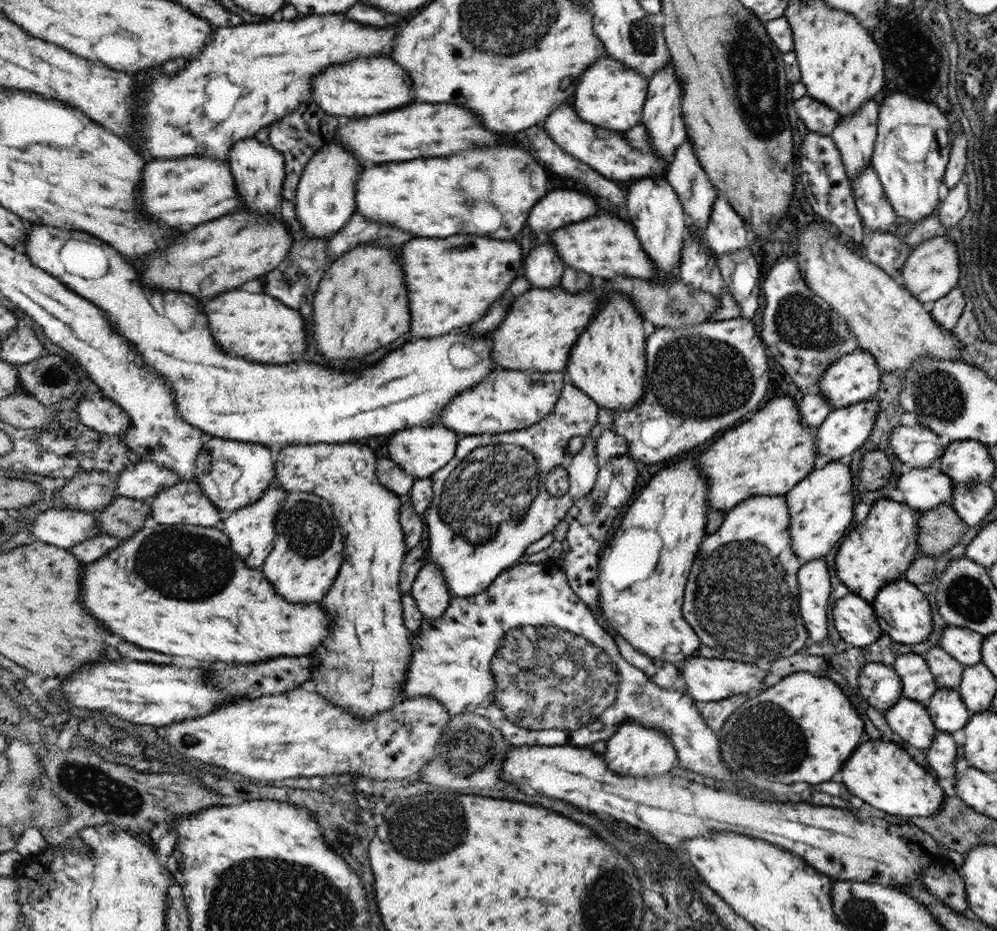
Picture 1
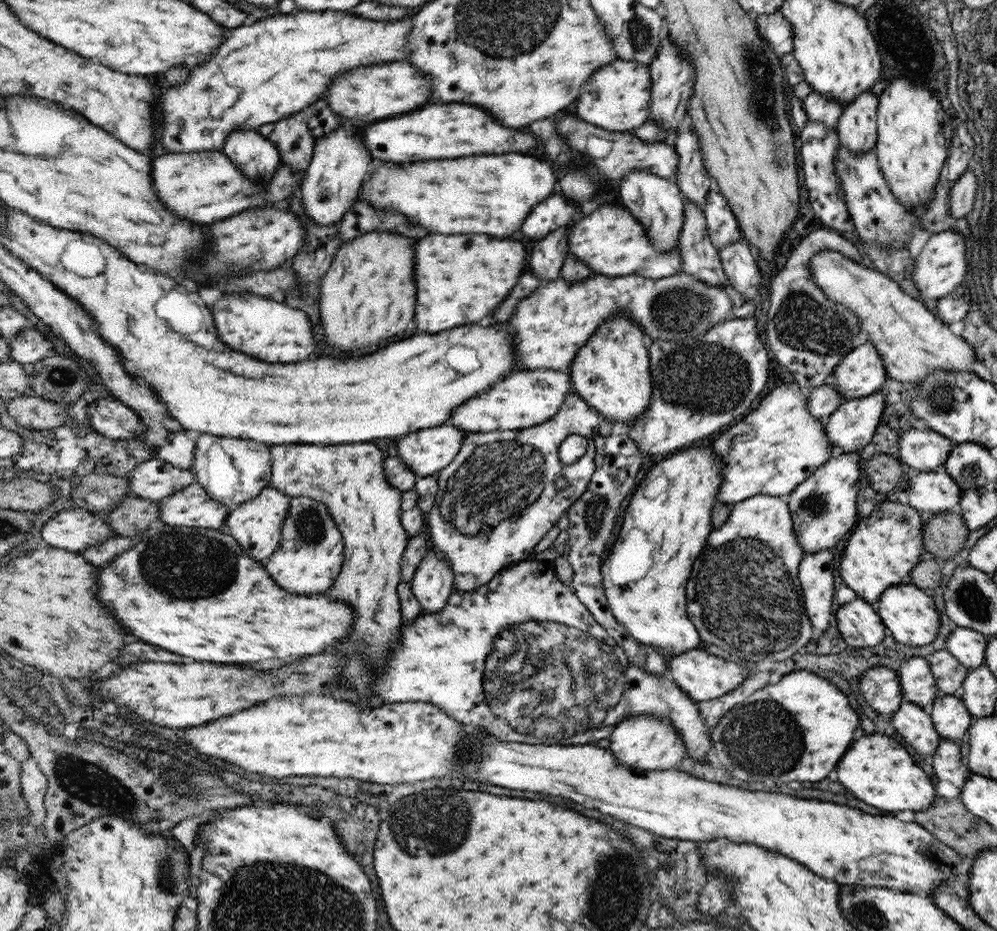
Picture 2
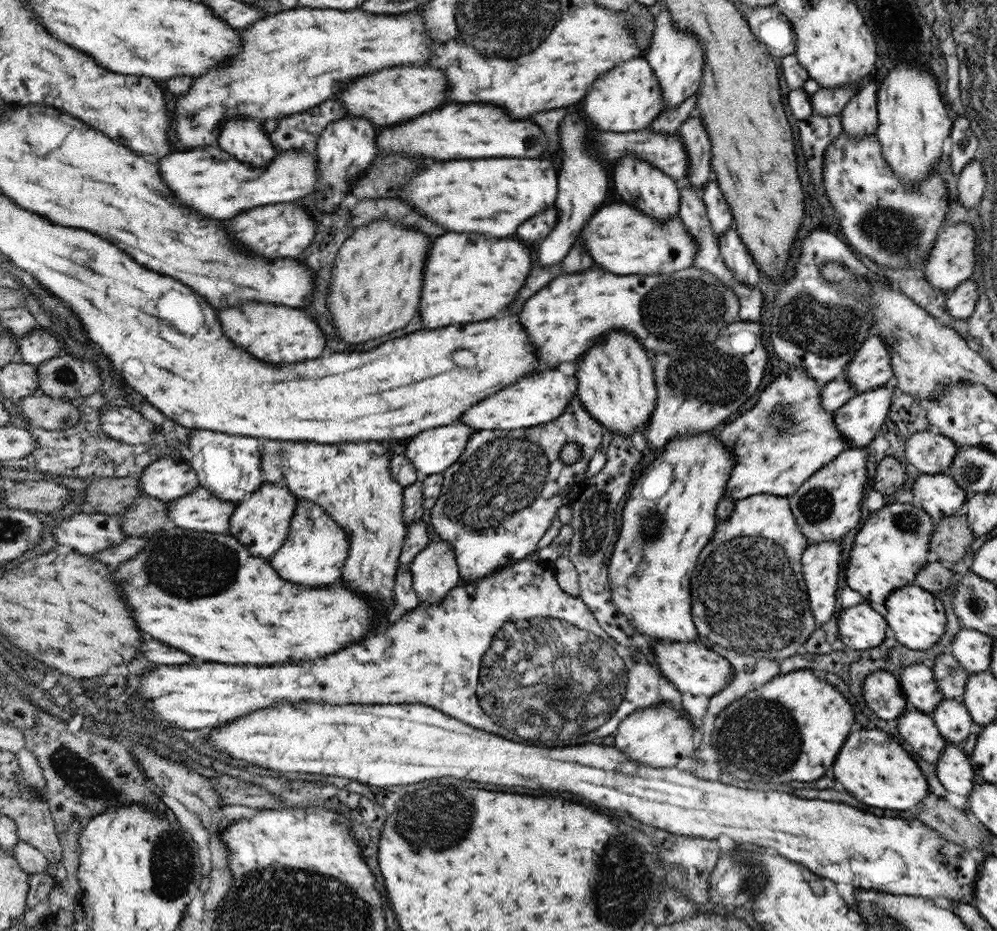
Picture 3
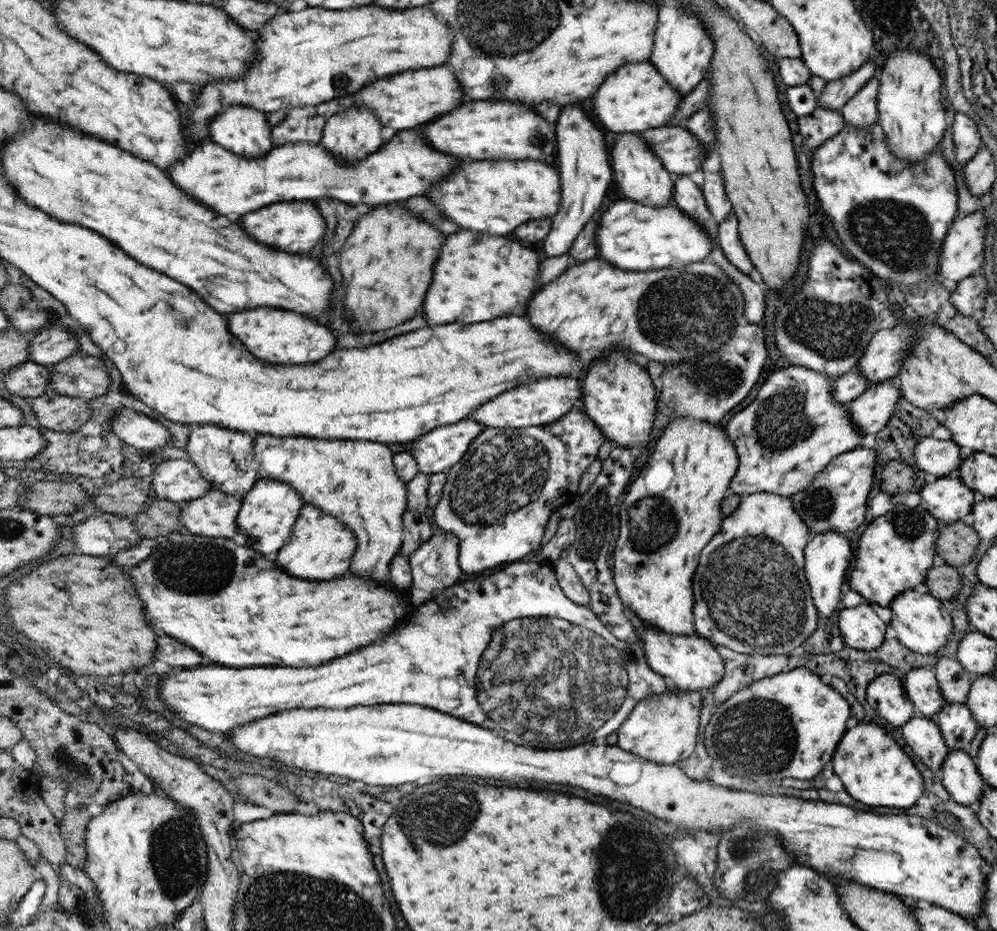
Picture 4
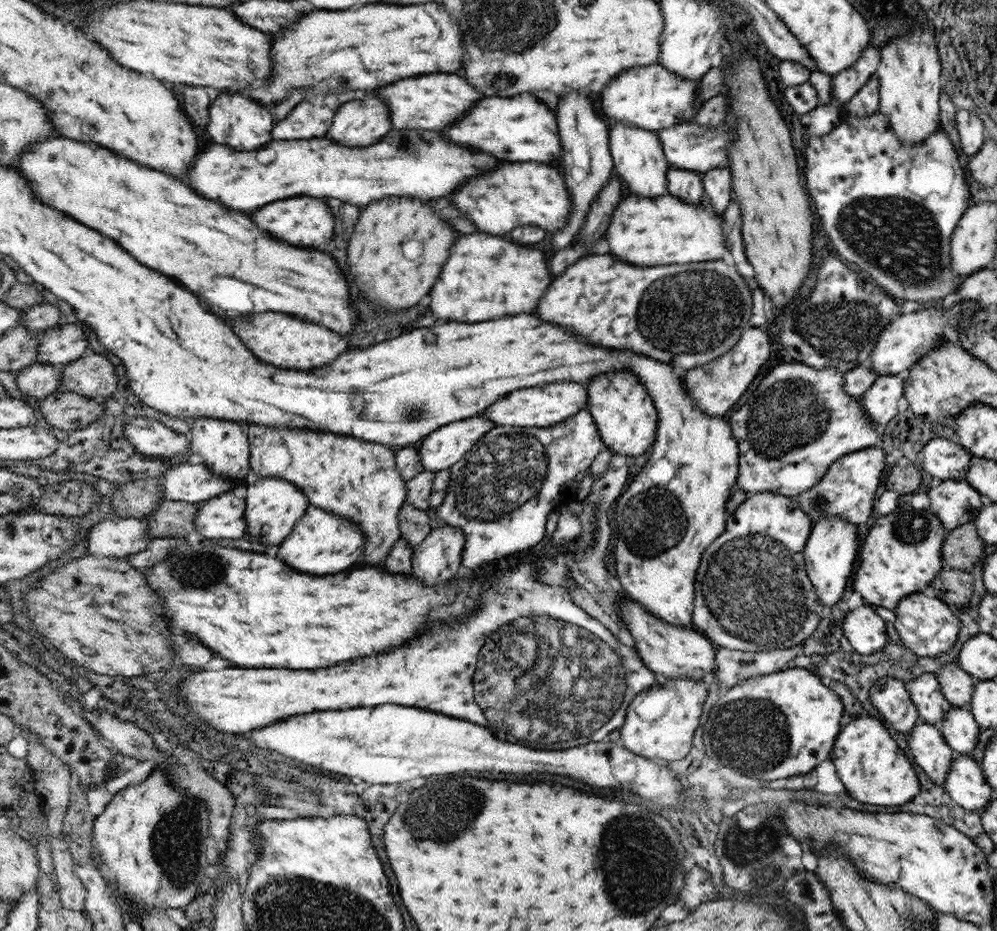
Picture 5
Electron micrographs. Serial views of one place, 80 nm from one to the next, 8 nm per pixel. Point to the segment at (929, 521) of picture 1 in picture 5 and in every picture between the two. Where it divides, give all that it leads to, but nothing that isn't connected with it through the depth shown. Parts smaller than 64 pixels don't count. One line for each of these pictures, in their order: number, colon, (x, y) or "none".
2: (945, 535)
3: (951, 539)
4: (957, 543)
5: (963, 548)

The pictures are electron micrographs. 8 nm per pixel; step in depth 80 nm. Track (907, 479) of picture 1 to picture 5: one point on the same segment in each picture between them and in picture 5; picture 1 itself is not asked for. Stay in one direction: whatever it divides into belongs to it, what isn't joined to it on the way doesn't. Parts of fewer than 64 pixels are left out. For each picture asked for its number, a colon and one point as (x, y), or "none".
2: (932, 492)
3: (939, 495)
4: (948, 499)
5: (955, 503)

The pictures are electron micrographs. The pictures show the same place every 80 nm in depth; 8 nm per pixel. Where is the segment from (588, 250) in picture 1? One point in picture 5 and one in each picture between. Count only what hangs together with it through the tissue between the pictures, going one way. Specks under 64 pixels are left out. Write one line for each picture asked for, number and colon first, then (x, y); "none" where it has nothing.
2: (612, 242)
3: (620, 238)
4: (633, 236)
5: (661, 230)

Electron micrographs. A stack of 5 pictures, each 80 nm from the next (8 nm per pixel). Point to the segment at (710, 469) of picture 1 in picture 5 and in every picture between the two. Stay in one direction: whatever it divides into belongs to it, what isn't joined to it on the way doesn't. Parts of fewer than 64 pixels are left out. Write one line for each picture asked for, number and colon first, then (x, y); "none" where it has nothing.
2: (778, 447)
3: (781, 442)
4: (791, 432)
5: (802, 421)

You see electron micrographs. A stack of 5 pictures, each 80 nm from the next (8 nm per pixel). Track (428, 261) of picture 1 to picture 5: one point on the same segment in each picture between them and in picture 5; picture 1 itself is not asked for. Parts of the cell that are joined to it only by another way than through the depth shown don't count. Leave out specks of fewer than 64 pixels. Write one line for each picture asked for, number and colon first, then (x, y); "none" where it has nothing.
2: (461, 279)
3: (469, 277)
4: (475, 283)
5: (486, 278)

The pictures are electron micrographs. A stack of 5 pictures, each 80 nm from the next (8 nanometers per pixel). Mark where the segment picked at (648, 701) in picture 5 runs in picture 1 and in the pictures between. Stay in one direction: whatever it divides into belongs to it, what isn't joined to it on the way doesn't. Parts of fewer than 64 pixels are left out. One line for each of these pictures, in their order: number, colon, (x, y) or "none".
1: (636, 751)
2: (641, 743)
3: (659, 736)
4: (663, 729)

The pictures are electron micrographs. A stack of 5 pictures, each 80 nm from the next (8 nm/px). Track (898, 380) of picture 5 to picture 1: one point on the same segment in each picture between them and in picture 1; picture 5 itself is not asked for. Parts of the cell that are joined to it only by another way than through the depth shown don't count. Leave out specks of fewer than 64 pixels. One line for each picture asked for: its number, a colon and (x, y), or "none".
1: (845, 430)
2: (851, 427)
3: (859, 420)
4: (870, 412)

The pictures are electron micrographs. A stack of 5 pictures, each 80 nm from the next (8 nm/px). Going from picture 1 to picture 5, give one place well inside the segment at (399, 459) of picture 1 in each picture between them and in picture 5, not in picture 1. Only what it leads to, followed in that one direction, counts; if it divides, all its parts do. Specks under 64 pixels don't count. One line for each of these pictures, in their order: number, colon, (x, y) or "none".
2: (426, 452)
3: (431, 452)
4: (436, 451)
5: (445, 447)

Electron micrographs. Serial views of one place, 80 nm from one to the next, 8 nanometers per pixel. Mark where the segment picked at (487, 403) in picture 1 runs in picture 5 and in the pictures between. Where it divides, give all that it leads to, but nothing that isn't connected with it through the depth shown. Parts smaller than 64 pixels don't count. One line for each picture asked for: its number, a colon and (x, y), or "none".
2: (531, 397)
3: (542, 397)
4: (544, 402)
5: (545, 406)

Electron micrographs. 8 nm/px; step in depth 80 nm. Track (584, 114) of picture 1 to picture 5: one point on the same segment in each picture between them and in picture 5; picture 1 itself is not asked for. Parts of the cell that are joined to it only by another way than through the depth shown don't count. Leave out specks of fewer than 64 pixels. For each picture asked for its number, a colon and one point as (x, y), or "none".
2: (619, 99)
3: (629, 98)
4: (638, 97)
5: (652, 97)

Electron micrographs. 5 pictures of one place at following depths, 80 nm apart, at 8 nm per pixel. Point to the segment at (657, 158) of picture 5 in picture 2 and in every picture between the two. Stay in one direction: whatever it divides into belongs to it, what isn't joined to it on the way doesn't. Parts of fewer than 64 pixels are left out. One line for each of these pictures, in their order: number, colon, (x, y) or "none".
2: (657, 202)
3: (643, 186)
4: (638, 172)

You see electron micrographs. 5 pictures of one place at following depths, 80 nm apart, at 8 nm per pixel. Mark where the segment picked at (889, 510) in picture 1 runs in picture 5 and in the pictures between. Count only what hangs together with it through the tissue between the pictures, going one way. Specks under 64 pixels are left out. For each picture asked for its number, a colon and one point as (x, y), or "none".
2: (882, 552)
3: (890, 548)
4: (895, 552)
5: (902, 554)

